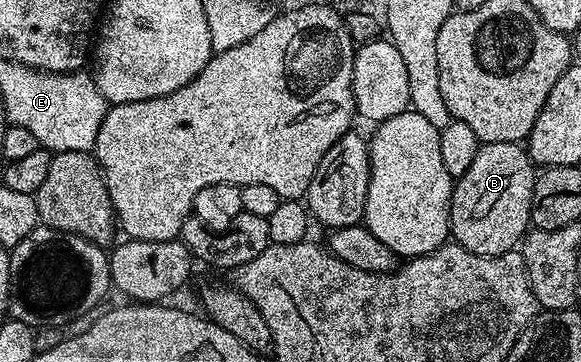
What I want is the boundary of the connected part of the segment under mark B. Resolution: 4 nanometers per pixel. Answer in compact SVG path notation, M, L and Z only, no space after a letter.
M483 143L467 172L456 179L450 202L453 242L477 255L515 250L531 230L536 164L522 143Z

